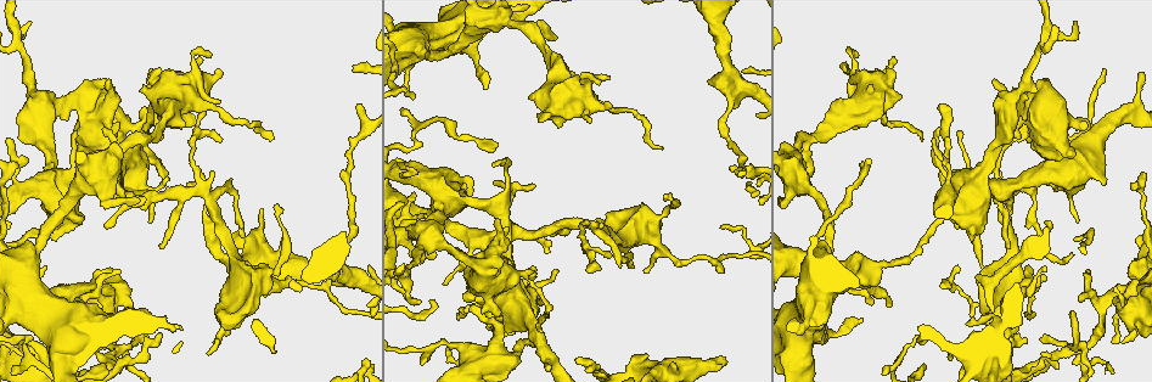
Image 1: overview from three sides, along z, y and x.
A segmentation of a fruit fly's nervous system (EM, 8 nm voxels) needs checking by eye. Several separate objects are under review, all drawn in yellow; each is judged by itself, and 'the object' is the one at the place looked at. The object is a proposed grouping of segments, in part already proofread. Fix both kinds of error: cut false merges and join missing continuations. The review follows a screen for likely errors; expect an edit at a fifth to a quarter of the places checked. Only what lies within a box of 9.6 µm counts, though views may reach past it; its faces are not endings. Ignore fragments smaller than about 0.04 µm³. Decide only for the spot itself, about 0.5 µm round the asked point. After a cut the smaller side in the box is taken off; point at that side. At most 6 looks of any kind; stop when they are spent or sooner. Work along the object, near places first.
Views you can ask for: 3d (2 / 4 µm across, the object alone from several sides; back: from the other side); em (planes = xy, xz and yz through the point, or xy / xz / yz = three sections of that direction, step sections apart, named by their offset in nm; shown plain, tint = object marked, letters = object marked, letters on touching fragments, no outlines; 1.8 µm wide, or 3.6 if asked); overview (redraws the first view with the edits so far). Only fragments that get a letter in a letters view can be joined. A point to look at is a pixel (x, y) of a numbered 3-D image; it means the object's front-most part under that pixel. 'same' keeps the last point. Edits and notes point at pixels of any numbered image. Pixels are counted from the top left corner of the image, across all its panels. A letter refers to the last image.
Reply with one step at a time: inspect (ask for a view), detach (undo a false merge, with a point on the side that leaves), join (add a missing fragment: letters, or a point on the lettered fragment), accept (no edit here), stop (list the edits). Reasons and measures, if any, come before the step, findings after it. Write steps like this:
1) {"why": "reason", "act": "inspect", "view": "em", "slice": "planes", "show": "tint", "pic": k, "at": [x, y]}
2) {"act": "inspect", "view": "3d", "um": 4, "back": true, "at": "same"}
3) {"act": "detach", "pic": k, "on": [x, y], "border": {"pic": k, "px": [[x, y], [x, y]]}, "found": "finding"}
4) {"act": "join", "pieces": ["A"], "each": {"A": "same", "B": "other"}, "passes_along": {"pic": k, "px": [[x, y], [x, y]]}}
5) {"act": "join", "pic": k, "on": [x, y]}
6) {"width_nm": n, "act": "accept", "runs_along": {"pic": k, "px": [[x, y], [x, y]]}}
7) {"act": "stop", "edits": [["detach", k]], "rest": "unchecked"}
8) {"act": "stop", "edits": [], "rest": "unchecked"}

{"why": "free end", "act": "inspect", "view": "3d", "um": 4, "pic": 1, "at": [149, 78]}

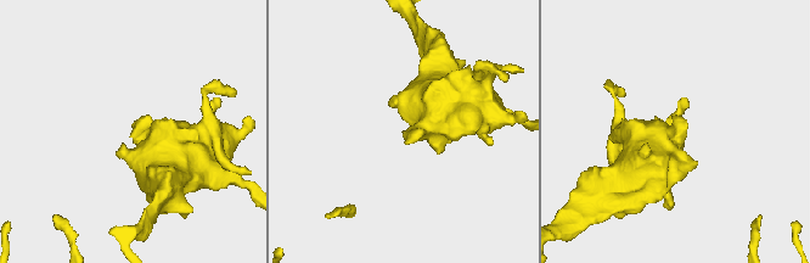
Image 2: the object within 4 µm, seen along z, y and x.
{"act": "inspect", "view": "em", "slice": "yz", "step": 4, "show": "letters", "pic": 2, "at": [685, 130]}

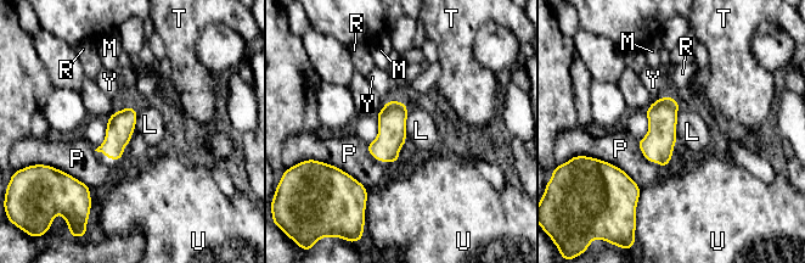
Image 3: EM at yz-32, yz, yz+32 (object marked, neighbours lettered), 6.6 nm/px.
{"act": "inspect", "view": "em", "slice": "planes", "show": "letters", "at": "same"}

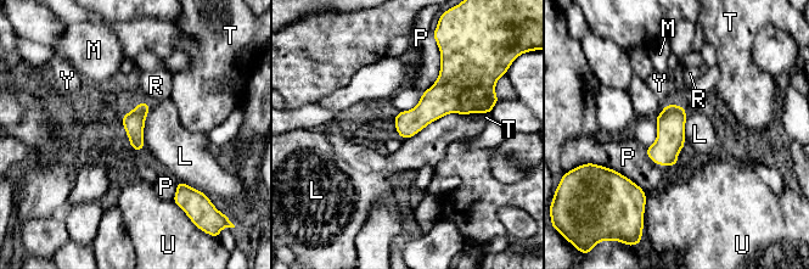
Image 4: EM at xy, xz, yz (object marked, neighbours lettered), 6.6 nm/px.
{"act": "accept", "each": {"L": "other", "M": "other", "P": "other", "R": "other", "T": "other", "U": "other", "Y": "other"}, "border": {"pic": 4, "px": [[466, 115], [447, 113], [403, 140]]}, "found": "none of them fits"}

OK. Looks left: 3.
{"why": "calibre changes", "act": "inspect", "view": "3d", "um": 4, "pic": 1, "at": [836, 123]}

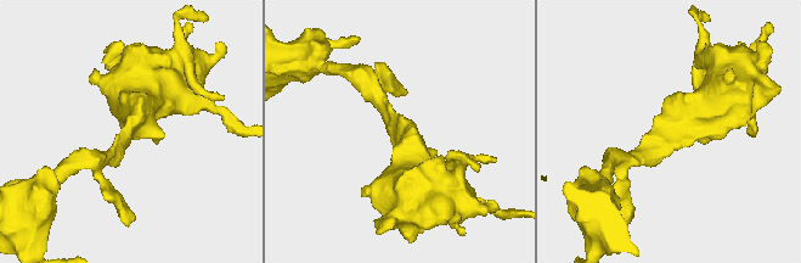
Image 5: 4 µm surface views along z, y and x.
{"arm_widths_nm": [240, 600], "why": "shape alone is not enough", "act": "inspect", "view": "em", "slice": "planes", "show": "letters", "pic": 5, "at": [396, 136]}

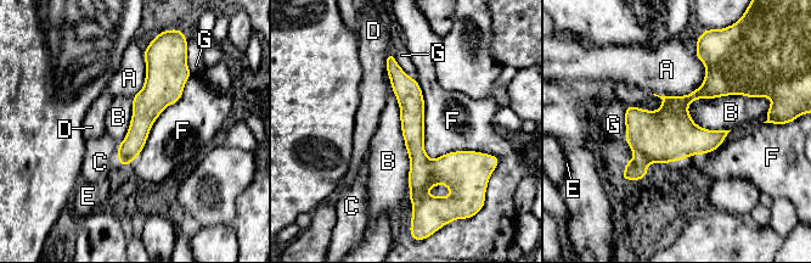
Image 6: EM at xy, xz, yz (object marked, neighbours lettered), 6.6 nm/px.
{"act": "accept", "each": {"A": "other", "B": "other", "C": "other", "D": "other", "E": "other", "F": "other", "G": "other"}, "found": "all the same neuron"}

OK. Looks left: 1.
{"why": "branch stops here", "act": "inspect", "view": "em", "slice": "planes", "show": "letters", "pic": 1, "at": [208, 353]}

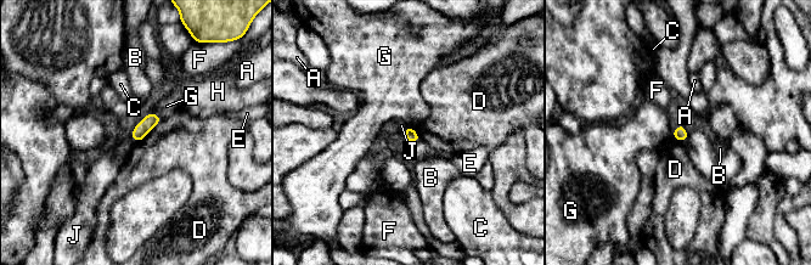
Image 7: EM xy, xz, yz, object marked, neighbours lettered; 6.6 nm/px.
{"width_nm": 80, "act": "accept", "each": {"A": "other", "B": "other", "C": "other", "D": "other", "E": "other", "F": "other", "G": "other", "H": "other", "J": "other"}, "border": {"pic": 7, "px": [[162, 119], [142, 139], [134, 142]]}, "found": "no lettered fragment goes on from it"}

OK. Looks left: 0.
{"act": "stop", "edits": [], "rest": "unchecked"}

